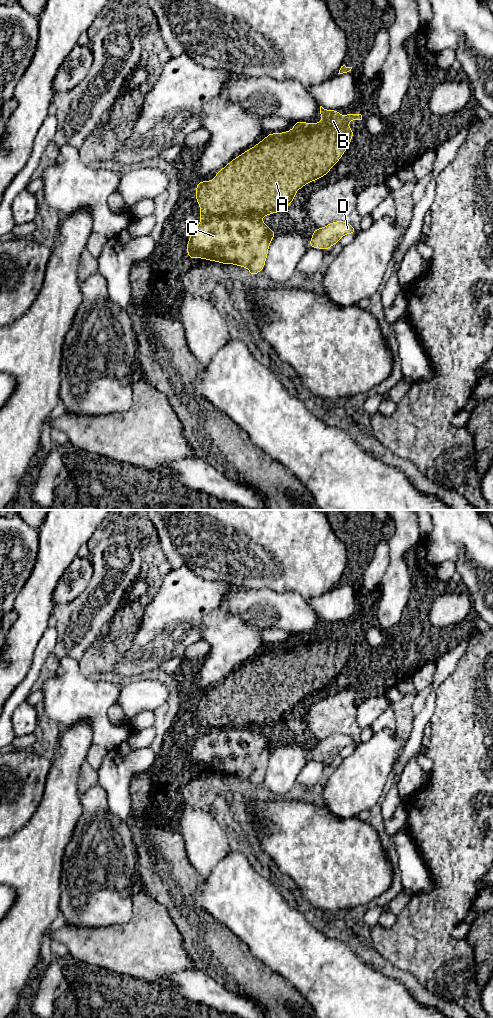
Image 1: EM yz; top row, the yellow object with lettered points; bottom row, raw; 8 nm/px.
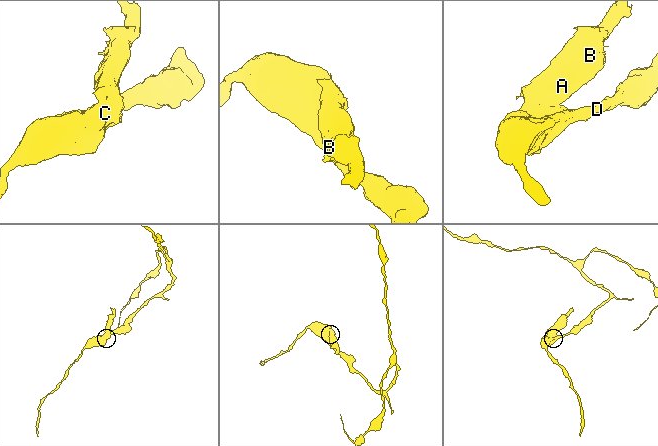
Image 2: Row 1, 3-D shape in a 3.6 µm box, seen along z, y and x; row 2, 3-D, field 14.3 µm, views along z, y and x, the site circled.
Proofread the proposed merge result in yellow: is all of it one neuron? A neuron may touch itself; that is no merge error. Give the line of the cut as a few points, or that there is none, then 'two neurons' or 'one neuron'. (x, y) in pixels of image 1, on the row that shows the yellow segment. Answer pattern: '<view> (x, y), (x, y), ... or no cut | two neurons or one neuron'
yz (260, 218), (214, 215), (200, 224) | two neurons

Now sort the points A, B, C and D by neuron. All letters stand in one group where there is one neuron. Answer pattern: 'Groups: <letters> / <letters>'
Groups: A B / C D

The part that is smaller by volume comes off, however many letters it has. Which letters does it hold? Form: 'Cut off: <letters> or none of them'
Cut off: A, B

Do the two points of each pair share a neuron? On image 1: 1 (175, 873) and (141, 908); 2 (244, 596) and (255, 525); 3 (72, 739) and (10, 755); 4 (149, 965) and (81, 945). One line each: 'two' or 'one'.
1: two
2: two
3: two
4: one

